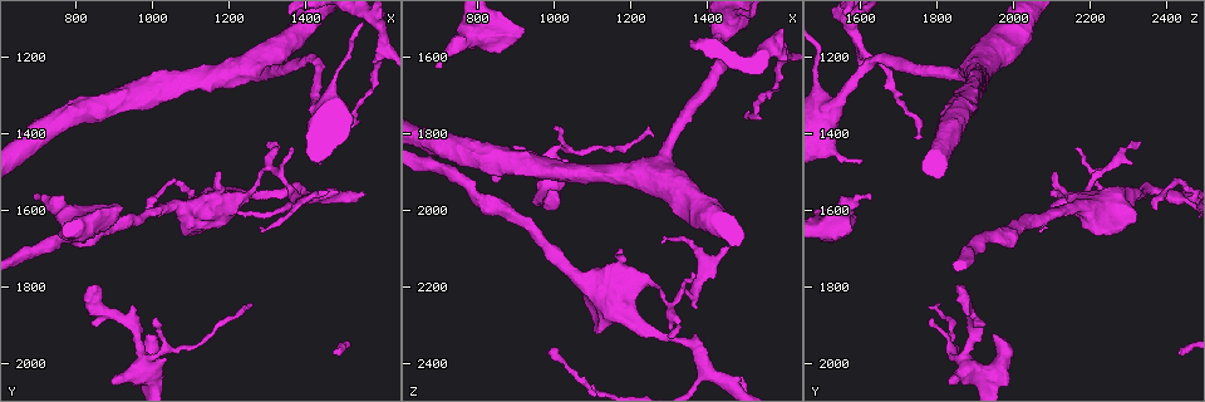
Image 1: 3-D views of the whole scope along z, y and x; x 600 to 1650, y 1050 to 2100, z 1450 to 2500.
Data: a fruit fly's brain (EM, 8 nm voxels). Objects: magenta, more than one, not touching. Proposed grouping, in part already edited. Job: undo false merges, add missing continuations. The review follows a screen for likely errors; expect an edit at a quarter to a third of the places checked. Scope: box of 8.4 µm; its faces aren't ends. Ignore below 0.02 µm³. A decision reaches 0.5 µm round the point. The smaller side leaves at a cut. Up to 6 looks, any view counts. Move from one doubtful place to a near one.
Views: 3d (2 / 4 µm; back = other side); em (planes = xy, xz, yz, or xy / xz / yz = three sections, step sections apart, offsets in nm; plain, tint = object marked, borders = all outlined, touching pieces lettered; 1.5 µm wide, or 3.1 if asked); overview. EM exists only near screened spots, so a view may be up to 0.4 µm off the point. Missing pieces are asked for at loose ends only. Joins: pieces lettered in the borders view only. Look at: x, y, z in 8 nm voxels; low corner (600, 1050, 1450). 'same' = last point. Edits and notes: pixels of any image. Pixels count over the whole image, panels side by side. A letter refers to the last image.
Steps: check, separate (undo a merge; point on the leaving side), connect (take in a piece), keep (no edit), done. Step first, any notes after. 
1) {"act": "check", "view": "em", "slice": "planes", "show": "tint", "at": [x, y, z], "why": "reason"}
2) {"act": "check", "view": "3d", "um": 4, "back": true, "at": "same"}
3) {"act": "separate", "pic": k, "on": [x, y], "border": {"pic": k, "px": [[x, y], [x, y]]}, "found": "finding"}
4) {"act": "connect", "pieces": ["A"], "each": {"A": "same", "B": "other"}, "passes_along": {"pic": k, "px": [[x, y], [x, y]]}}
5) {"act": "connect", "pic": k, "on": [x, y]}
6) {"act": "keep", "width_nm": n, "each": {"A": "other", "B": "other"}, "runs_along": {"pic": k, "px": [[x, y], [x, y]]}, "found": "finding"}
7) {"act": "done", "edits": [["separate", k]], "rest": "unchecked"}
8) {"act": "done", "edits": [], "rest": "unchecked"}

{"act": "check", "view": "3d", "um": 4, "at": [1280, 1655, 2090], "why": "branch stops here"}

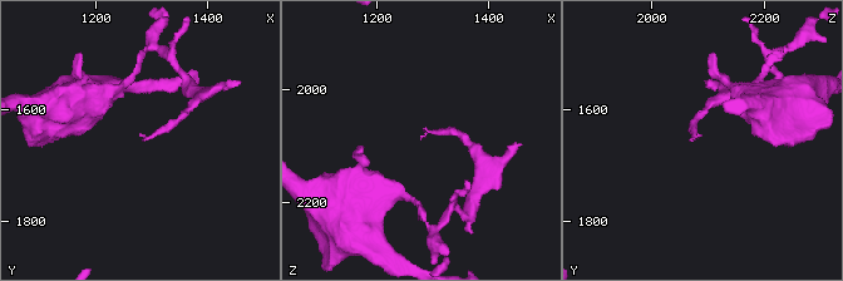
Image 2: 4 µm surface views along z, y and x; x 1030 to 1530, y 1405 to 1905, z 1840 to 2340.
{"act": "check", "view": "em", "slice": "planes", "show": "borders", "at": [1285, 1645, 2090]}

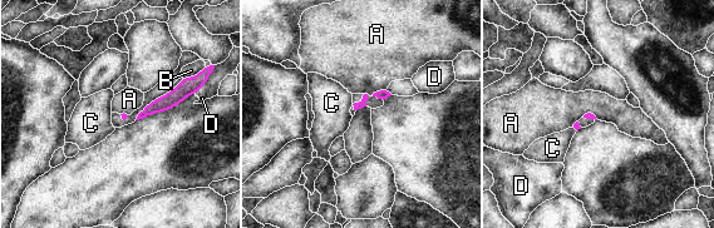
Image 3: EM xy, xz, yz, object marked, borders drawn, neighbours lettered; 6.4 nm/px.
{"act": "keep", "each": {"A": "other", "B": "other", "C": "other", "D": "other"}, "border": {"pic": 3, "px": [[385, 89], [377, 90], [372, 95]]}, "found": "none of them fits"}

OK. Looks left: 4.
{"act": "check", "view": "em", "slice": "planes", "show": "plain", "at": [685, 1565, 1630], "why": "thick end"}

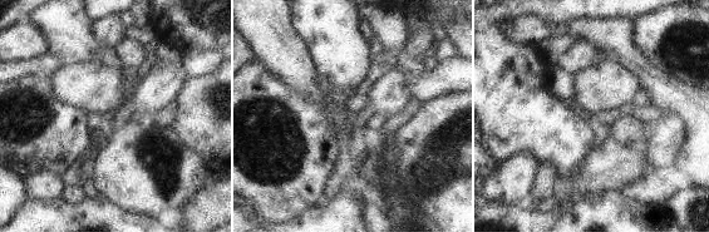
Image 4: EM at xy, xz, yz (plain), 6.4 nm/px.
{"act": "check", "view": "em", "slice": "planes", "show": "borders", "at": "same"}

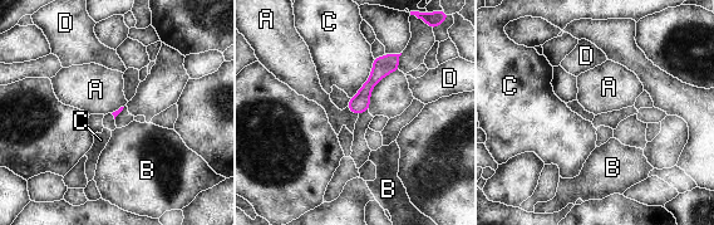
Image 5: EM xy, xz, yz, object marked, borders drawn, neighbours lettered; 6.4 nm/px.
{"act": "keep", "each": {"A": "other", "B": "other", "C": "other", "D": "other"}, "runs_along": {"pic": 5, "px": [[390, 57], [354, 109]]}, "found": "no lettered piece goes on from it"}

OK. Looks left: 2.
{"act": "check", "view": "3d", "um": 2, "at": [1005, 1880, 1785], "why": "branch stops here"}

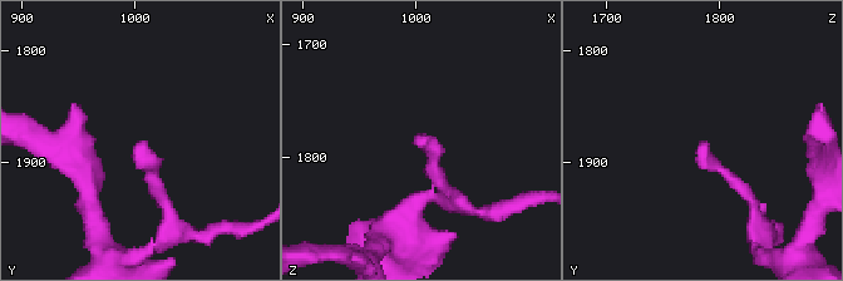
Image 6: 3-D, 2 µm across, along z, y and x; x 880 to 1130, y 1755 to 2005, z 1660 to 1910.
{"act": "check", "view": "em", "slice": "planes", "show": "borders", "at": [1000, 1888, 1782], "why": "need the tissue"}

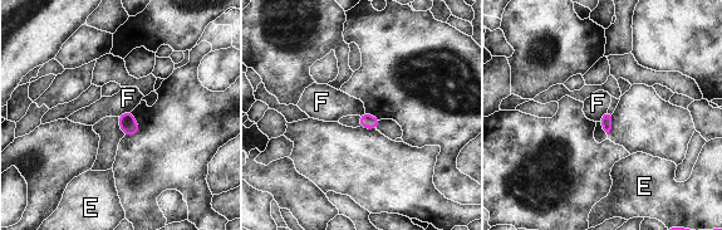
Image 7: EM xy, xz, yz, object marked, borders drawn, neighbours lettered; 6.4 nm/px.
{"act": "keep", "width_nm": 80, "each": {"E": "other", "F": "other"}, "border": {"pic": 7, "px": [[132, 108], [118, 117]]}, "found": "none of them fits"}

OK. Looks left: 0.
{"act": "done", "edits": [], "rest": "unchecked"}

